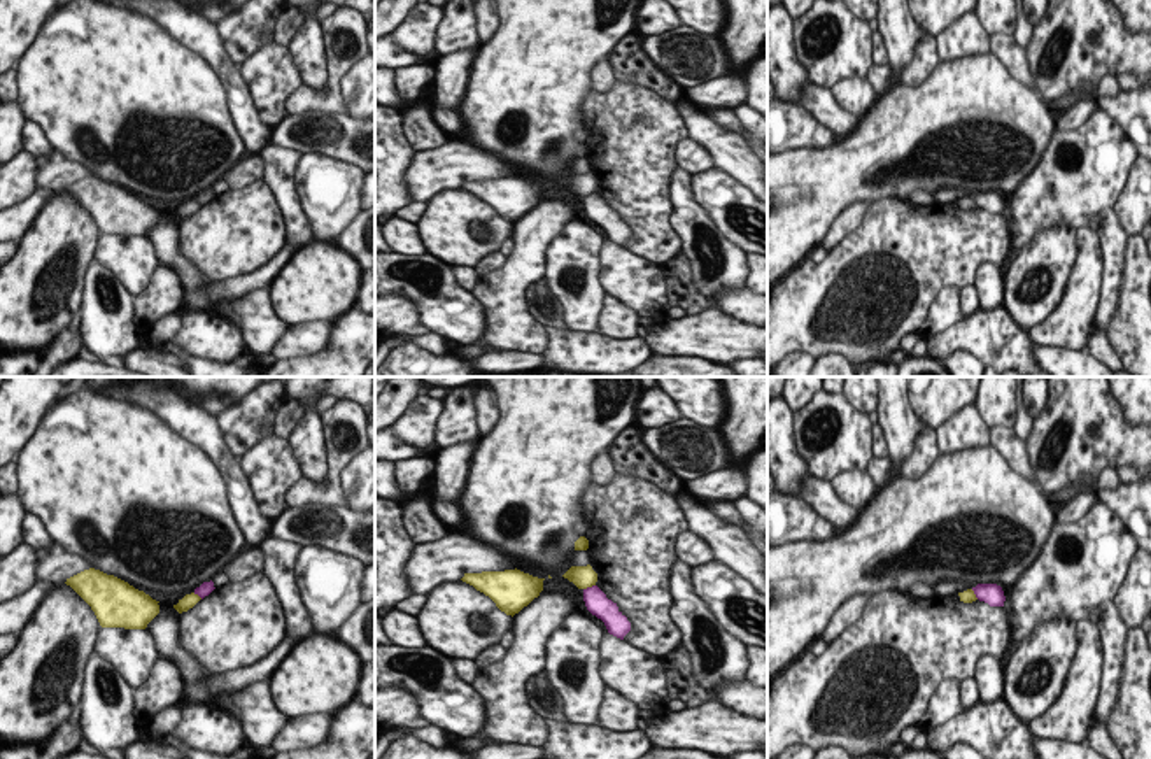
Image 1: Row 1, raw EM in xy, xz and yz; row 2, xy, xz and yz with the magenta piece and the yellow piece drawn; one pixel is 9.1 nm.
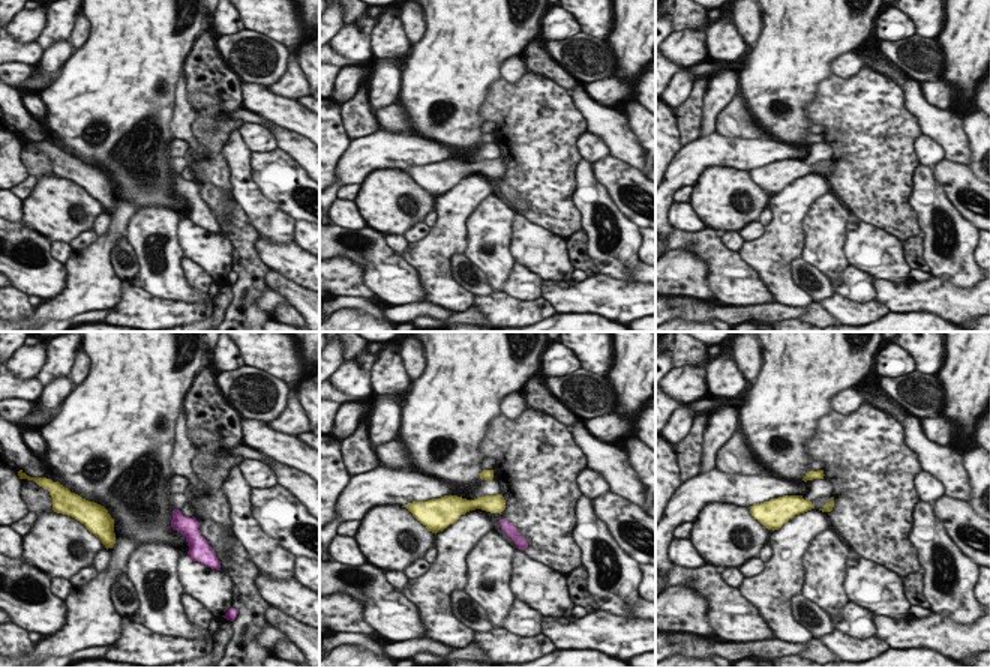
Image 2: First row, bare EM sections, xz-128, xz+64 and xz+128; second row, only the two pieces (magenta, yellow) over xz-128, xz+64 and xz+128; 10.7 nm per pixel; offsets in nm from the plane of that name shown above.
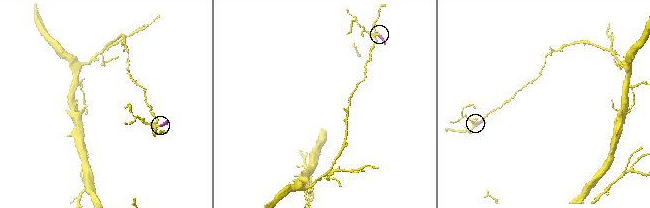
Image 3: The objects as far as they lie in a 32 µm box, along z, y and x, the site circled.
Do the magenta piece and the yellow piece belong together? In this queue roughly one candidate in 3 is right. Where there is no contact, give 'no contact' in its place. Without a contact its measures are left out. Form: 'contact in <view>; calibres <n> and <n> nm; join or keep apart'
contact in xz; calibres 220 and 200 nm; keep apart

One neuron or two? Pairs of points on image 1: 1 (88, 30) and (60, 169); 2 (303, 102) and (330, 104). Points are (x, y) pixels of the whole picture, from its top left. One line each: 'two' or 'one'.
1: two
2: one

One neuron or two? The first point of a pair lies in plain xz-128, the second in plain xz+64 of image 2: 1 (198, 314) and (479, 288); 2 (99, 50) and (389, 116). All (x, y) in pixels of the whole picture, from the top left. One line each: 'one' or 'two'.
1: two
2: two

